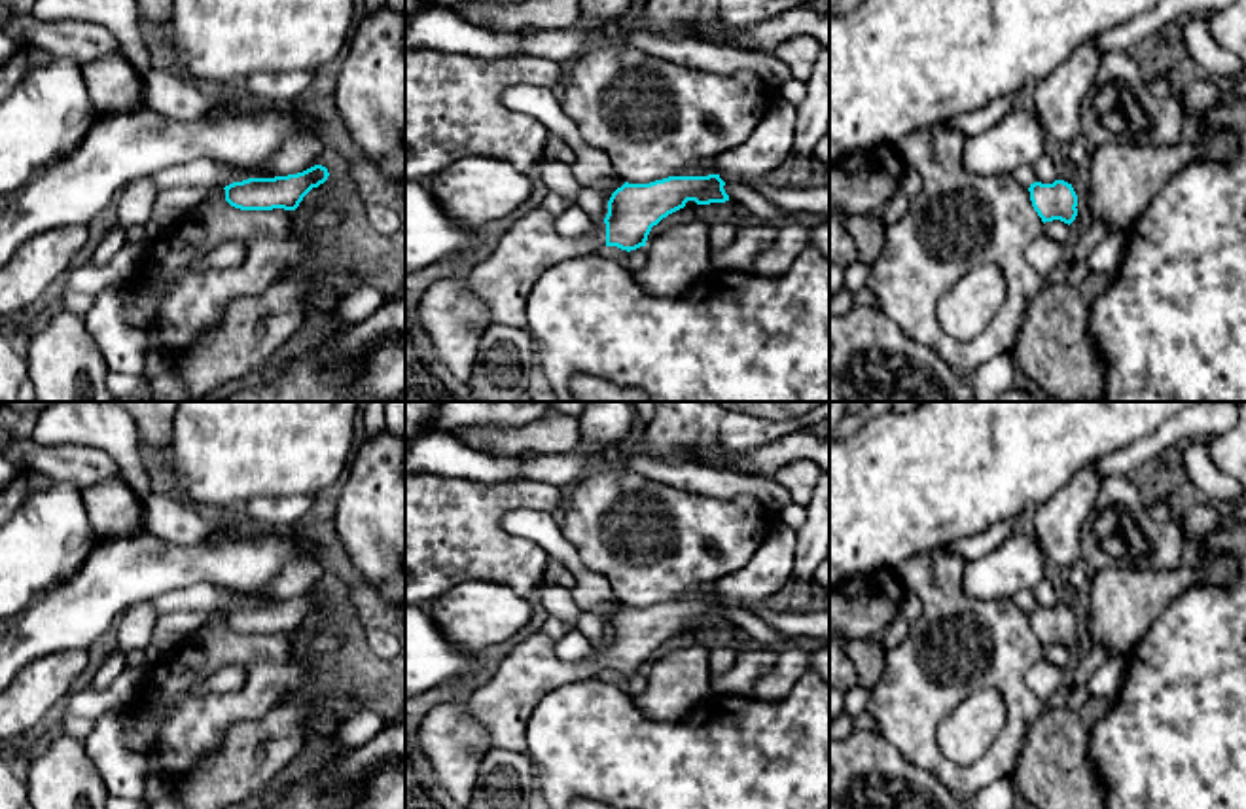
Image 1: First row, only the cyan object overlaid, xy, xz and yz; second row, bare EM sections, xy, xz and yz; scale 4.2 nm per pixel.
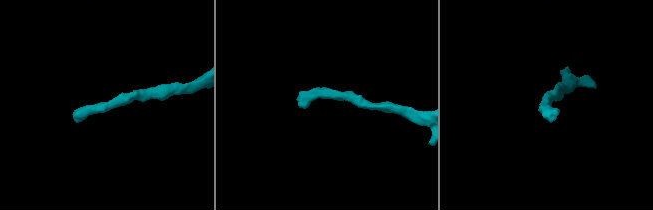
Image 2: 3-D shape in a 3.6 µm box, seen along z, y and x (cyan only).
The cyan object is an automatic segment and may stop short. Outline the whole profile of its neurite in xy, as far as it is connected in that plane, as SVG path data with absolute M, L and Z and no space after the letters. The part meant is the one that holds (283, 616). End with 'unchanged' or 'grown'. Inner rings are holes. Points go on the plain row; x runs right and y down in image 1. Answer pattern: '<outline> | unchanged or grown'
M314 589L303 597L275 601L275 602L248 602L225 610L225 625L240 635L295 635L303 621L328 604L329 597L322 589Z | unchanged

